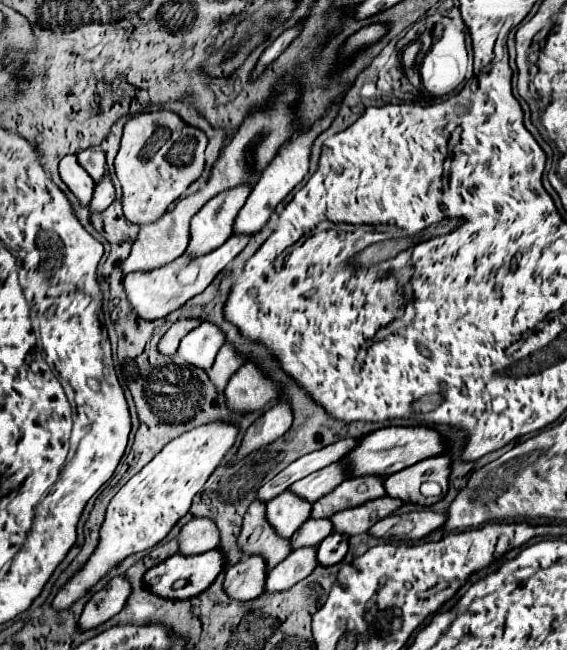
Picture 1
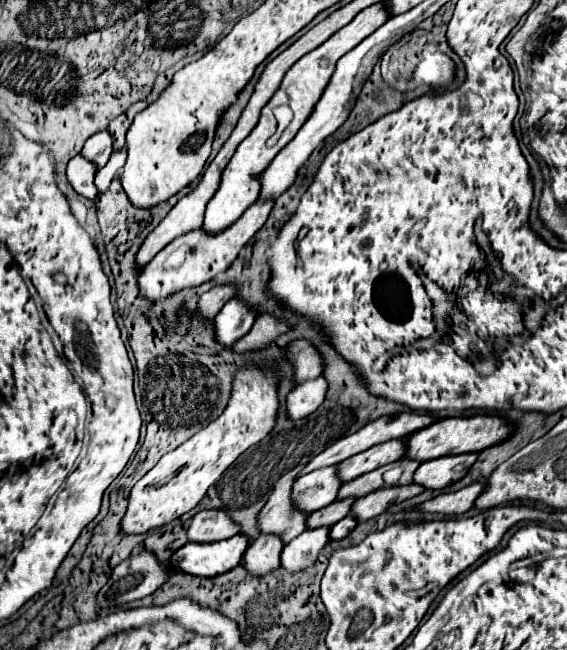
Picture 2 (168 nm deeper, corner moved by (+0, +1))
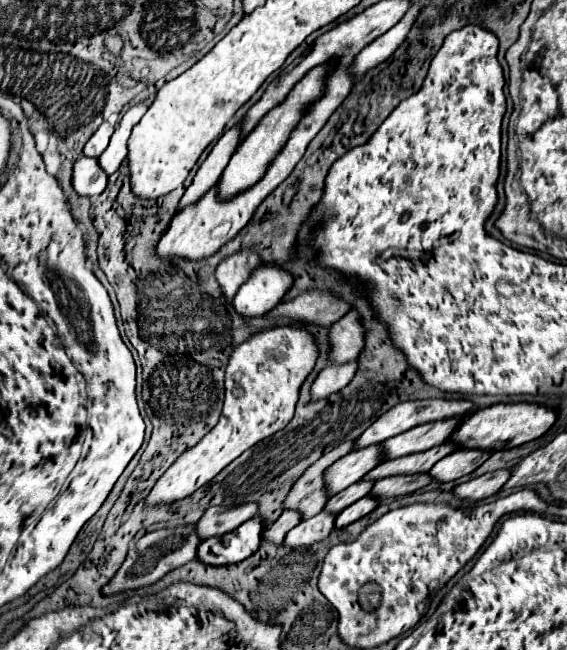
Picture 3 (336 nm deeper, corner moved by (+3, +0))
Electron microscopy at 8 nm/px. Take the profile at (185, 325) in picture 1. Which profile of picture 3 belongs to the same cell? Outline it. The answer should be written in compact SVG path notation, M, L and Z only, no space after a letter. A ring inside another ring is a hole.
M242 250L242 252L226 258L224 262L220 262L216 268L216 280L220 284L220 290L224 292L224 298L232 300L234 294L238 292L238 288L246 280L250 280L250 274L258 266L260 266L260 258L250 250Z

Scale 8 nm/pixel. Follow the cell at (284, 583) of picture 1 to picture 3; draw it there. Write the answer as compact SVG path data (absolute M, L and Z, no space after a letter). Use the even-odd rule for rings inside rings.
M320 512L308 520L302 520L298 526L294 526L286 538L284 546L288 548L300 548L300 546L312 546L320 540L324 540L334 528L334 514Z

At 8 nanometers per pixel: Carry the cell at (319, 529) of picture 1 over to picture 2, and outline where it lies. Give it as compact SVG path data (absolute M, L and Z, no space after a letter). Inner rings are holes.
M339 499L339 501L335 501L335 503L327 505L327 507L321 507L319 511L315 511L315 513L309 515L307 525L309 525L309 527L321 527L321 525L333 527L337 521L341 521L343 517L349 515L353 501L355 501L355 499Z

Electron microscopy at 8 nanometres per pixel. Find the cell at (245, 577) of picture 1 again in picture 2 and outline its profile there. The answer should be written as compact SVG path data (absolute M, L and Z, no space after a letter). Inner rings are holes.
M273 533L261 535L245 551L243 563L247 565L247 571L251 575L271 573L275 567L279 567L281 549L283 549L283 541L277 535L273 535Z

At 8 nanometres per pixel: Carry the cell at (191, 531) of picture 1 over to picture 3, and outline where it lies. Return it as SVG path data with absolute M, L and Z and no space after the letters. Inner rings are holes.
M244 504L236 508L212 506L204 512L204 516L196 522L196 534L200 540L208 540L212 536L222 536L226 532L236 530L240 524L256 516L256 504Z

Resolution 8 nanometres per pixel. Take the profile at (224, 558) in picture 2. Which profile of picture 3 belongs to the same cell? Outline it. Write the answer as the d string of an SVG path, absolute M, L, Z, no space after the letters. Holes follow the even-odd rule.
M254 516L252 520L236 528L236 532L202 540L202 544L198 546L198 560L208 566L238 564L258 550L260 538L262 538L262 520Z

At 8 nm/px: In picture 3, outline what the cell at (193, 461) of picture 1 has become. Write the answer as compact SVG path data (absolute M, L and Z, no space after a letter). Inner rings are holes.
M290 326L264 330L240 344L226 366L226 398L218 424L196 446L184 450L172 462L148 494L146 506L170 506L188 498L192 492L206 486L244 450L284 428L294 416L298 390L312 372L316 356L318 348L312 336L306 330Z

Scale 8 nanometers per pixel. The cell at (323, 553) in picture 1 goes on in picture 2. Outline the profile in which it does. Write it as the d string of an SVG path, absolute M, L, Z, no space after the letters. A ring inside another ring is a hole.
M347 515L347 517L343 517L339 523L335 523L333 527L331 527L331 539L343 539L343 537L347 537L349 533L351 533L351 529L355 529L355 525L357 525L357 519L353 517L353 515Z

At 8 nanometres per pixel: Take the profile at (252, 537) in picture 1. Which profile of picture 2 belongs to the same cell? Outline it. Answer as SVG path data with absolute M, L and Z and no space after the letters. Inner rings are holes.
M297 465L295 469L287 471L277 481L277 485L275 485L267 505L259 513L259 521L257 521L261 533L275 531L275 535L279 535L283 539L283 543L289 543L291 539L295 539L299 533L303 533L307 529L309 513L295 507L295 503L291 499L293 483L299 477L301 469L303 469L303 465Z

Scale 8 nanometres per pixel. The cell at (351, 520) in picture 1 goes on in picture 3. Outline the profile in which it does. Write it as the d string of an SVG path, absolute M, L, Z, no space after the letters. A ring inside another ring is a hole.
M414 474L414 476L390 476L384 480L378 480L368 496L386 500L386 498L396 498L396 496L408 496L412 492L418 492L420 488L428 486L432 478L428 474Z

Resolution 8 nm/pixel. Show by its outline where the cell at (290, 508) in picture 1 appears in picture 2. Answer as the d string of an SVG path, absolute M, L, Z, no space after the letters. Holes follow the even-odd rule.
M337 465L323 467L317 471L311 471L307 475L301 475L293 487L295 505L303 507L303 511L307 511L307 513L327 507L329 503L333 503L337 499L341 485L343 485L343 481L337 475Z

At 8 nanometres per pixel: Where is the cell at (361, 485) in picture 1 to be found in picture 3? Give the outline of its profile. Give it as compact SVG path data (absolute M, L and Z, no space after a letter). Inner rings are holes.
M440 444L434 446L426 452L418 452L418 454L408 454L402 458L394 458L394 460L386 460L382 464L378 464L372 472L368 472L368 476L364 476L366 480L382 480L386 476L400 476L400 474L426 474L440 458L448 456L450 452L454 452L456 446L452 444Z

